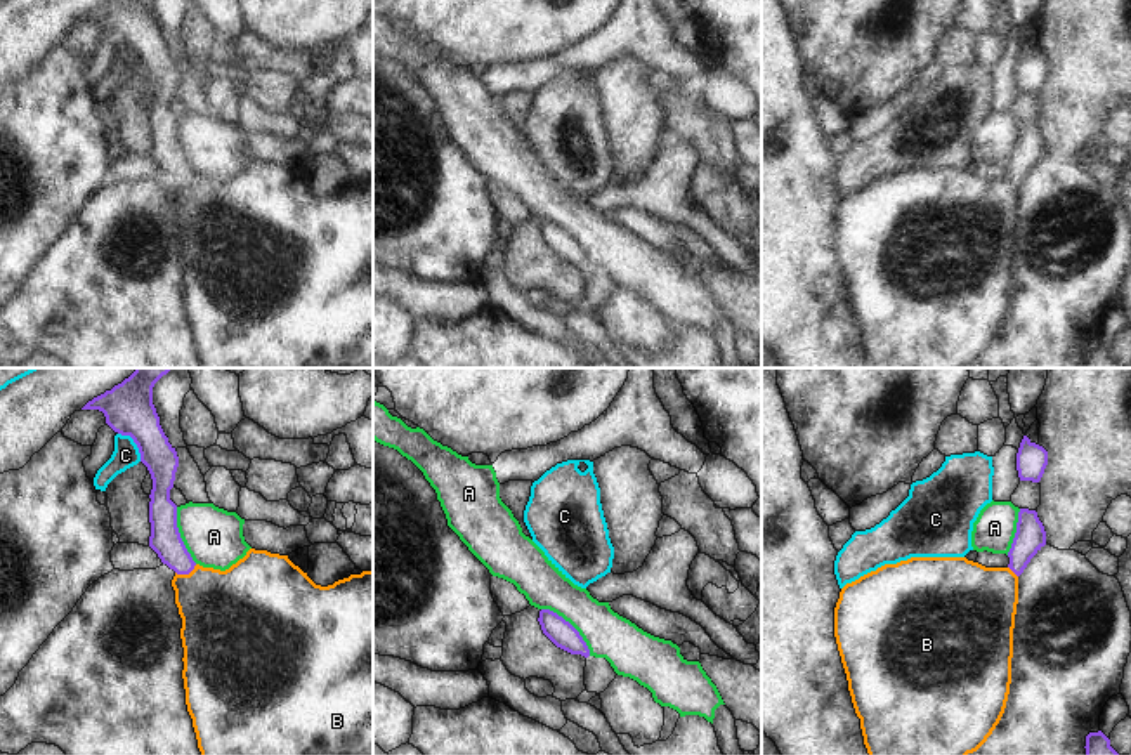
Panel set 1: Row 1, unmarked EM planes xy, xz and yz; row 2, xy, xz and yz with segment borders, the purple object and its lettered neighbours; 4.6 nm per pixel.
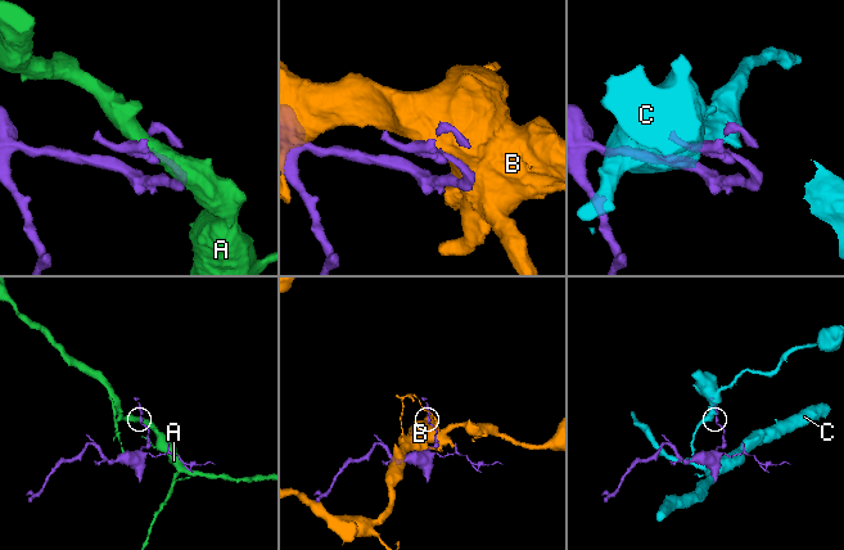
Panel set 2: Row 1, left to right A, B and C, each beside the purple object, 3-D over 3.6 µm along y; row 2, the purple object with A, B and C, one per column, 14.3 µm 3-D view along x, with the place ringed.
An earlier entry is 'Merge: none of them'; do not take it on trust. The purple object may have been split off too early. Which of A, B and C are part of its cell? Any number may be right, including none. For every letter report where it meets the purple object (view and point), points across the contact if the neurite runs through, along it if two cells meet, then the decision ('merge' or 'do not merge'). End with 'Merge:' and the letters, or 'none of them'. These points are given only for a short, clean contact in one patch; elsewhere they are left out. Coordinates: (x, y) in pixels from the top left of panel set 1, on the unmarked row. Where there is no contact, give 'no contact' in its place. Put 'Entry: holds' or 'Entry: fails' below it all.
A: xz (571, 236) | along xz (542, 219), (561, 226), (578, 243), (590, 266) | do not merge
B: xy (186, 184) | do not merge
C: xy (134, 52) | do not merge
Merge: none of them
Entry: holds

